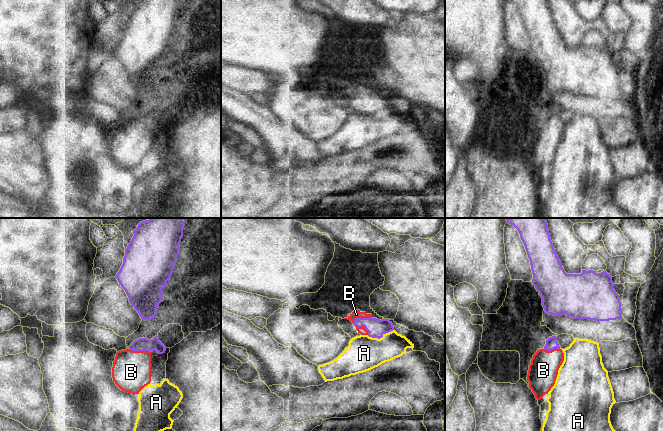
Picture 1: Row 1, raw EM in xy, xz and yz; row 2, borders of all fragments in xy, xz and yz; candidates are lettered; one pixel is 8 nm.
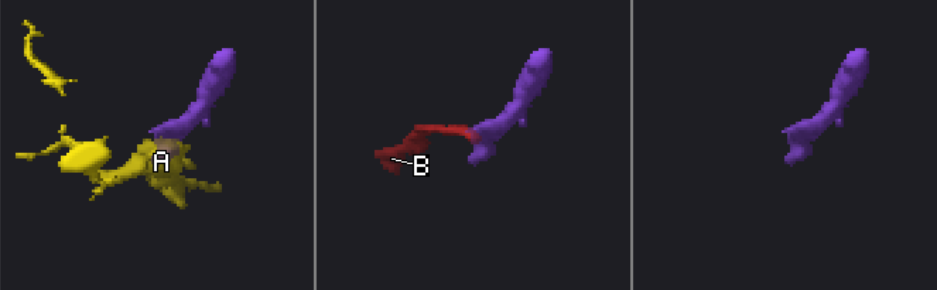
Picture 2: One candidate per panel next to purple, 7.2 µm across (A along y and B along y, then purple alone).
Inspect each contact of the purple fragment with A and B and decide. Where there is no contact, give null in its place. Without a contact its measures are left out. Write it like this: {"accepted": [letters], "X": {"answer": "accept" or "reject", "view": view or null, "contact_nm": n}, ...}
{"accepted": ["B"], "A": {"answer": "reject", "view": "xz", "contact_nm": 220}, "B": {"answer": "accept", "view": "xz", "contact_nm": 170}}

